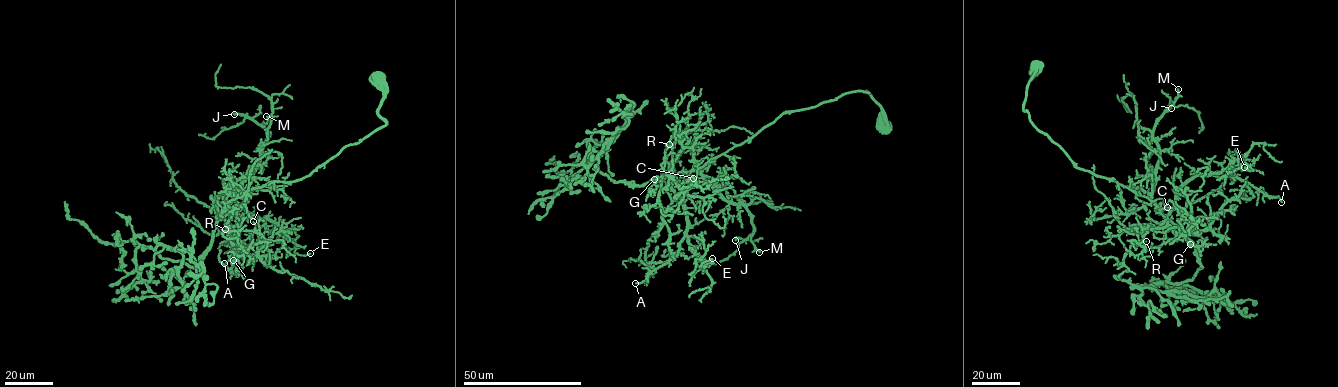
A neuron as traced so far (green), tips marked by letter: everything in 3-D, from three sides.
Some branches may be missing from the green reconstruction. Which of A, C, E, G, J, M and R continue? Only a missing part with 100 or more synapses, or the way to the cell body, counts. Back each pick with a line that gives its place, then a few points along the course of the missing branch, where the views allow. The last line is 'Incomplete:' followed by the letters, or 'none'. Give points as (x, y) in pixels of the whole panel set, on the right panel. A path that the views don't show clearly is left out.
Incomplete: none

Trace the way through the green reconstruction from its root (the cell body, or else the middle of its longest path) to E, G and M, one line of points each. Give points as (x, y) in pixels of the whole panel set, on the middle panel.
E: (884, 124), (867, 91), (852, 91), (673, 175), (699, 266), (712, 258)
G: (884, 124), (888, 123), (880, 106), (867, 91), (852, 91), (782, 114), (698, 169), (664, 172), (654, 179)
M: (884, 124), (867, 91), (852, 91), (782, 114), (700, 167), (709, 186), (748, 212), (759, 252)

